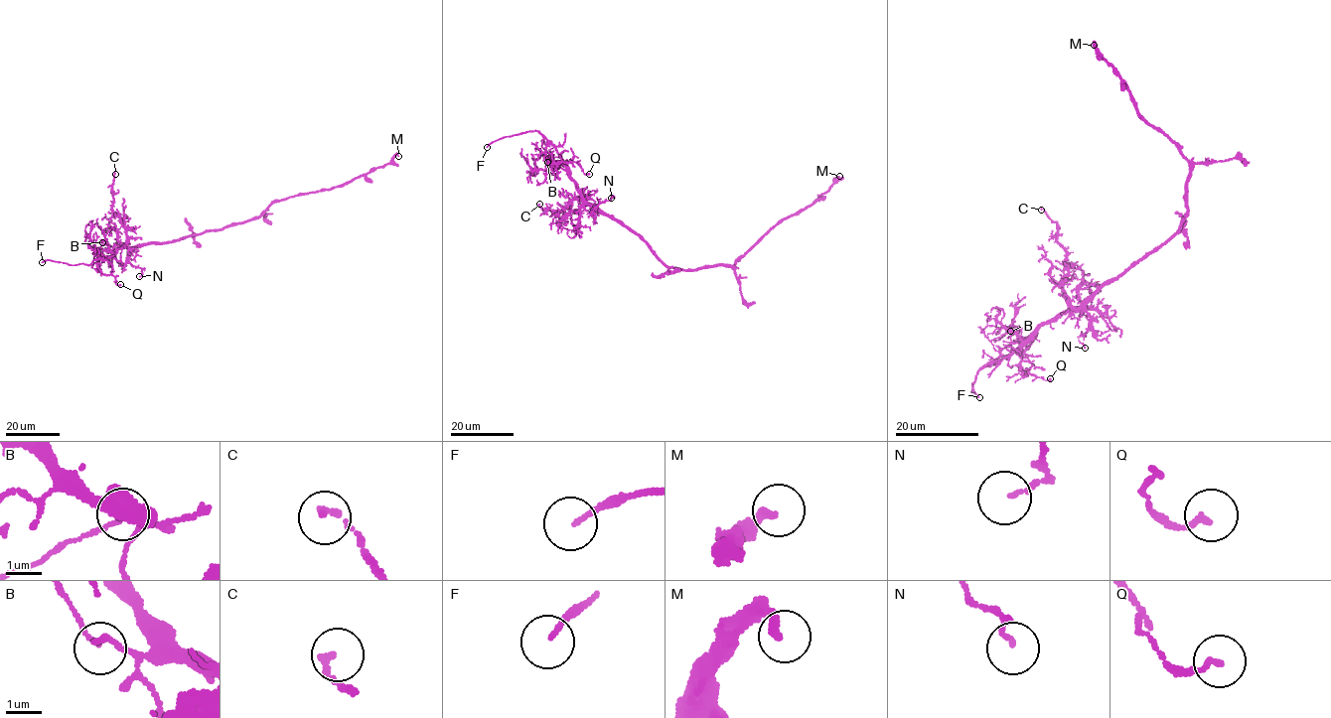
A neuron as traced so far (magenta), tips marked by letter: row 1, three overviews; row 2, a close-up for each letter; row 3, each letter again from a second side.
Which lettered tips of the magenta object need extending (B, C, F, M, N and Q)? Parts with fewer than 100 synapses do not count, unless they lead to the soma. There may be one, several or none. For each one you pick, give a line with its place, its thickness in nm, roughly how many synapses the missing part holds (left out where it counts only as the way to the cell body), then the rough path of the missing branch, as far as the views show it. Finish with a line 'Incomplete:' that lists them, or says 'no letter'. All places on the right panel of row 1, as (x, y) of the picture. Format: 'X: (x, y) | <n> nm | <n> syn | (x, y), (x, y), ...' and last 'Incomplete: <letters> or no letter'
F: (979, 397) | 120 nm
Incomplete: F

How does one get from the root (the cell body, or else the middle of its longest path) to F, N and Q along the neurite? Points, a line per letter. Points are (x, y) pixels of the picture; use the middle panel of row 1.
F: (665, 265), (638, 234), (589, 205), (553, 145), (539, 132), (526, 131), (503, 137), (487, 147)
N: (665, 265), (638, 234), (594, 208), (593, 211), (600, 203), (610, 199), (611, 194), (611, 198)
Q: (665, 265), (638, 234), (589, 205), (563, 164), (554, 162), (550, 165), (575, 162), (584, 173), (589, 174)

